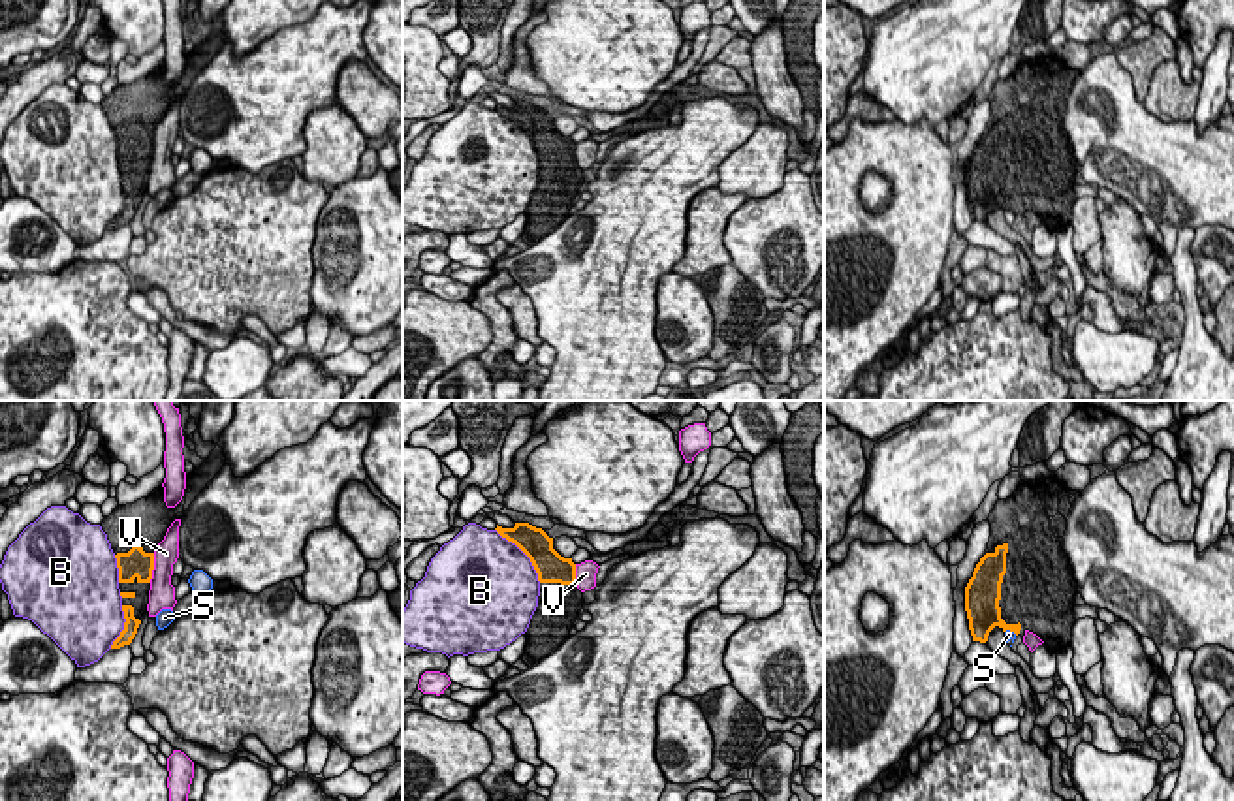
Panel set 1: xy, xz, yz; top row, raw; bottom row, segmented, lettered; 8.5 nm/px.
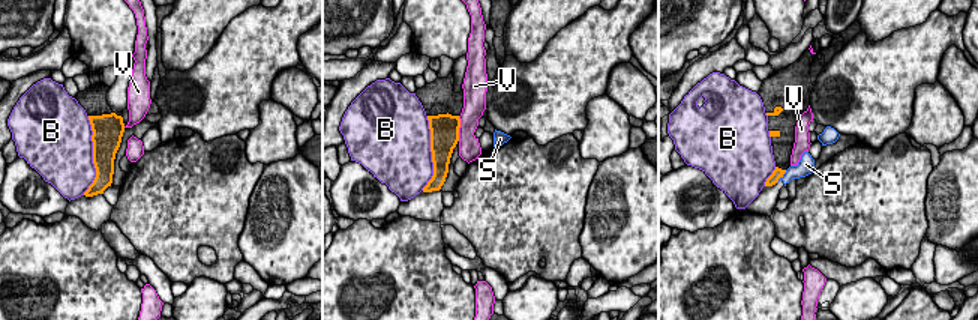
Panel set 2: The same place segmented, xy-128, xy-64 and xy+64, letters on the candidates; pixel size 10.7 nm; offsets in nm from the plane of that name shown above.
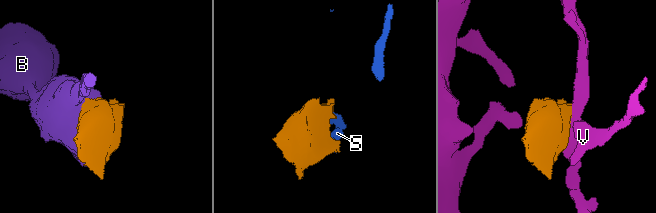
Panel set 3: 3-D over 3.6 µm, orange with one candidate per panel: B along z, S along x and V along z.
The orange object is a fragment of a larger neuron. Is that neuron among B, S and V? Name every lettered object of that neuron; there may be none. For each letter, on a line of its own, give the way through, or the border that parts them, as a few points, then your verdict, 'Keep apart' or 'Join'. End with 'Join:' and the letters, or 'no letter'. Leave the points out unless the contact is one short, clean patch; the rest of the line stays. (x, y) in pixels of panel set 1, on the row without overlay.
B: Keep apart
S: Boundary: yz (1005, 209), (1016, 213). Keep apart
V: Keep apart
Join: no letter

